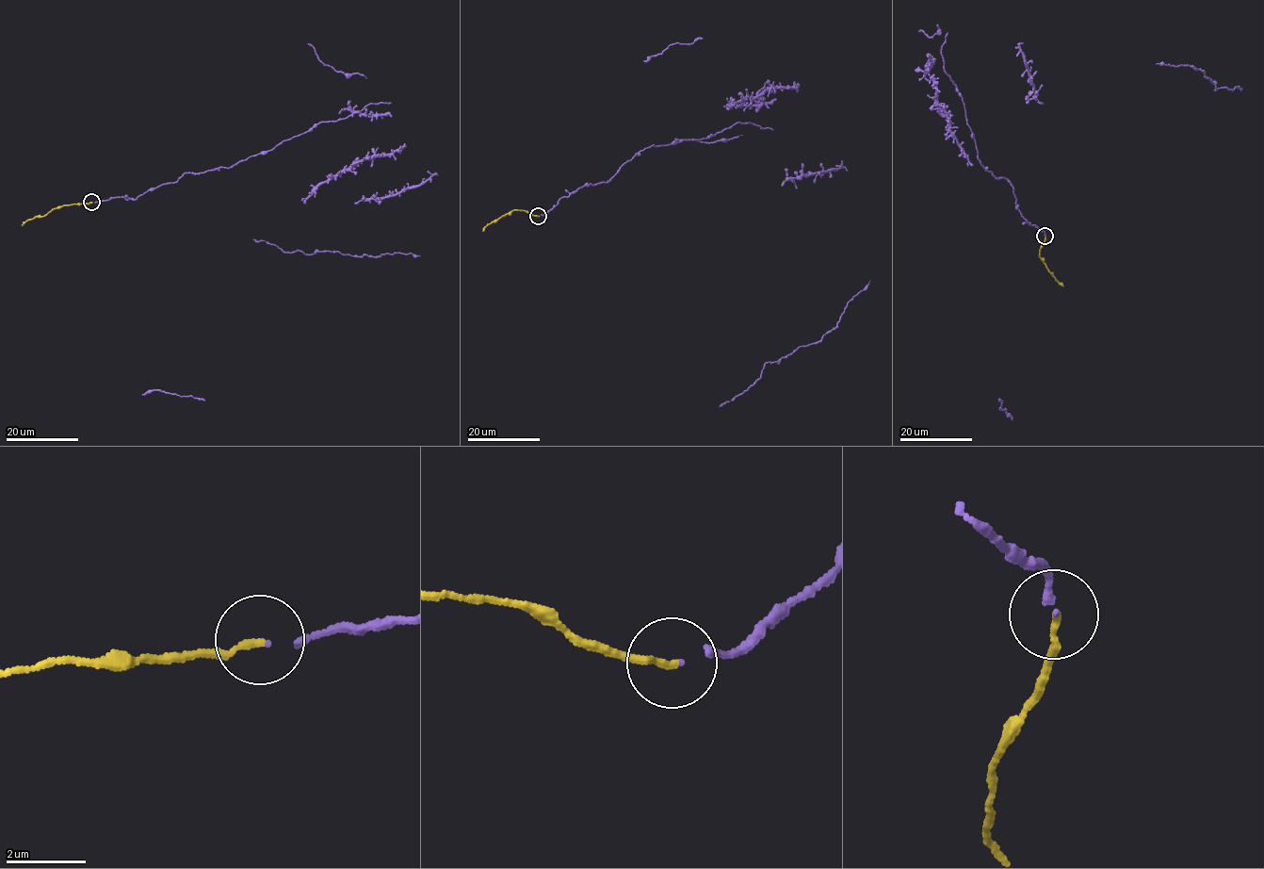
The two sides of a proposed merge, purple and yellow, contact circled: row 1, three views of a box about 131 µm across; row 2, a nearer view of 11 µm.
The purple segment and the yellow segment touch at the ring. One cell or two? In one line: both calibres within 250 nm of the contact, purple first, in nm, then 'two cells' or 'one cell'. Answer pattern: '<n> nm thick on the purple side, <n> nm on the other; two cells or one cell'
100 nm thick on the purple side, 160 nm on the other; one cell

